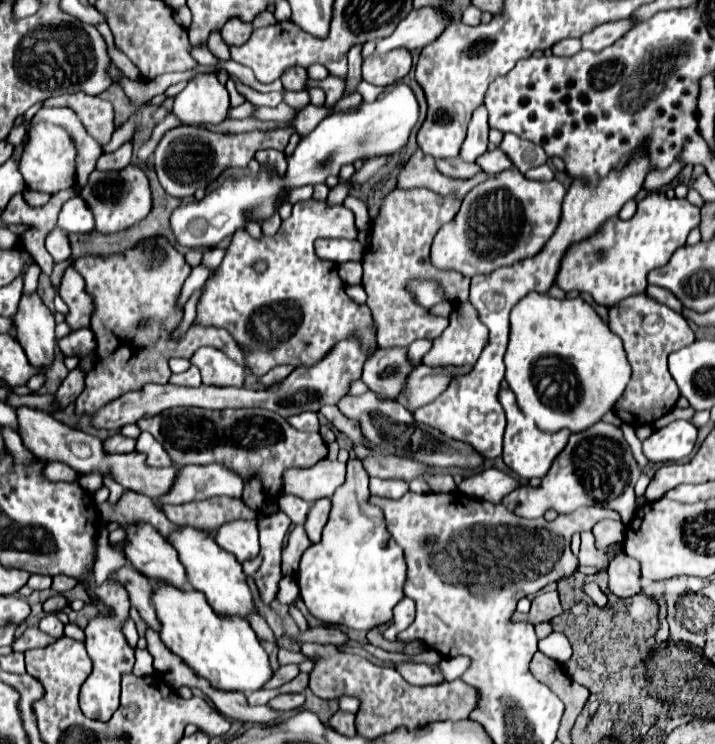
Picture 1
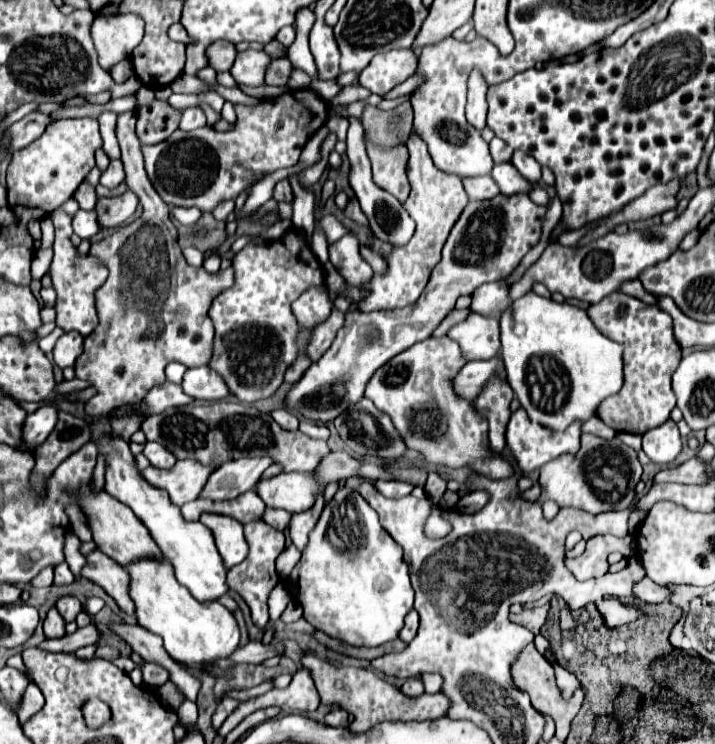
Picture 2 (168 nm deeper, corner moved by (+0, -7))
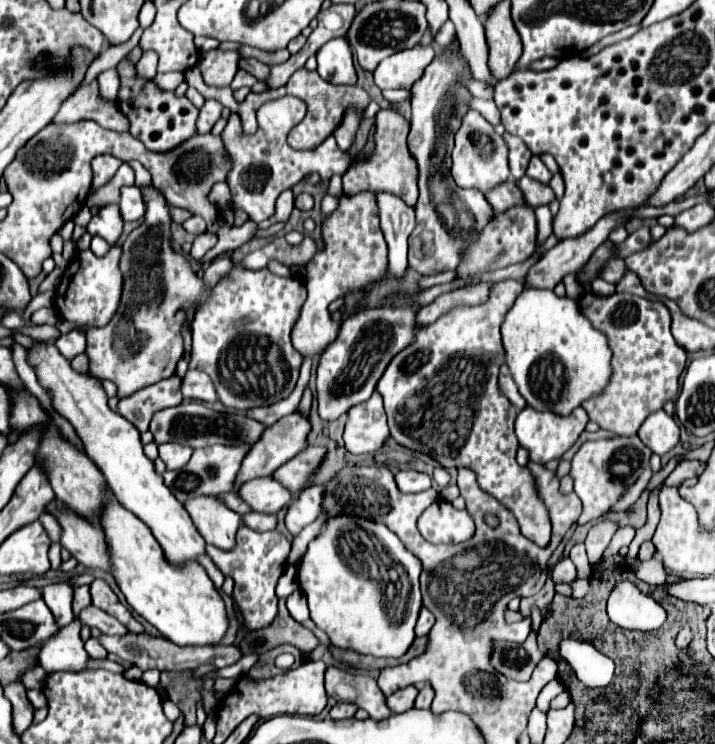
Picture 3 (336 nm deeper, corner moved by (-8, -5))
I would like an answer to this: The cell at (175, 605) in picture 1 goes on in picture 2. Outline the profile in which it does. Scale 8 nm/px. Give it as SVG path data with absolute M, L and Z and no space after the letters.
M143 559L137 563L131 563L127 567L131 575L131 599L137 607L137 621L147 631L163 637L165 651L187 669L195 669L201 673L207 673L211 677L223 677L231 679L233 671L237 669L237 663L231 663L229 667L217 667L217 661L229 659L237 649L241 641L239 625L229 609L225 609L219 601L211 603L199 603L181 583L177 583L173 569L167 561L153 561Z

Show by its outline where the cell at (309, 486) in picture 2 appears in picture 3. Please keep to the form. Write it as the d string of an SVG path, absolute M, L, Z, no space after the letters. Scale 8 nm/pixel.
M259 477L243 483L237 489L237 495L247 501L253 511L259 513L277 513L295 499L291 491L287 491L281 483L271 477Z

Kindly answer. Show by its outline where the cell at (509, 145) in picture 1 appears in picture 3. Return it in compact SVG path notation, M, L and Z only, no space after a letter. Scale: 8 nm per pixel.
M533 155L533 157L531 157L531 161L529 161L527 177L535 179L535 181L539 181L539 183L549 183L551 173L549 173L549 169L543 165L543 161L541 161L539 157L535 157L535 155Z

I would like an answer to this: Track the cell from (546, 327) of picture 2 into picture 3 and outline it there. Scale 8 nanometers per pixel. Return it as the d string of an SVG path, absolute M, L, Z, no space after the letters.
M525 289L507 313L501 325L501 337L507 355L507 367L511 369L511 375L519 385L519 393L523 395L527 405L537 411L569 415L587 397L601 393L609 383L611 349L607 345L607 337L601 331L593 329L593 325L579 311L577 301L569 297L557 297L549 289Z

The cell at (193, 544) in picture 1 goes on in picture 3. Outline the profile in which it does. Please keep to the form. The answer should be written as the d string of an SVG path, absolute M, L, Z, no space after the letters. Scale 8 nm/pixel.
M35 343L27 349L27 353L39 385L51 393L53 409L73 425L77 437L83 441L87 457L103 473L107 487L125 509L129 509L151 529L167 561L183 565L189 559L197 559L199 553L205 553L205 539L195 529L189 513L165 487L163 477L155 473L153 461L145 457L139 431L119 413L109 409L101 381L89 373L77 373L71 363L49 343Z

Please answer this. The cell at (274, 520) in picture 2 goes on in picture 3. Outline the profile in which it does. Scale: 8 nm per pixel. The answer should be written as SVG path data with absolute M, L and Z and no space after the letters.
M245 513L243 515L243 525L245 527L251 527L255 531L269 531L269 529L275 529L277 521L275 521L275 515L267 515L267 513Z

